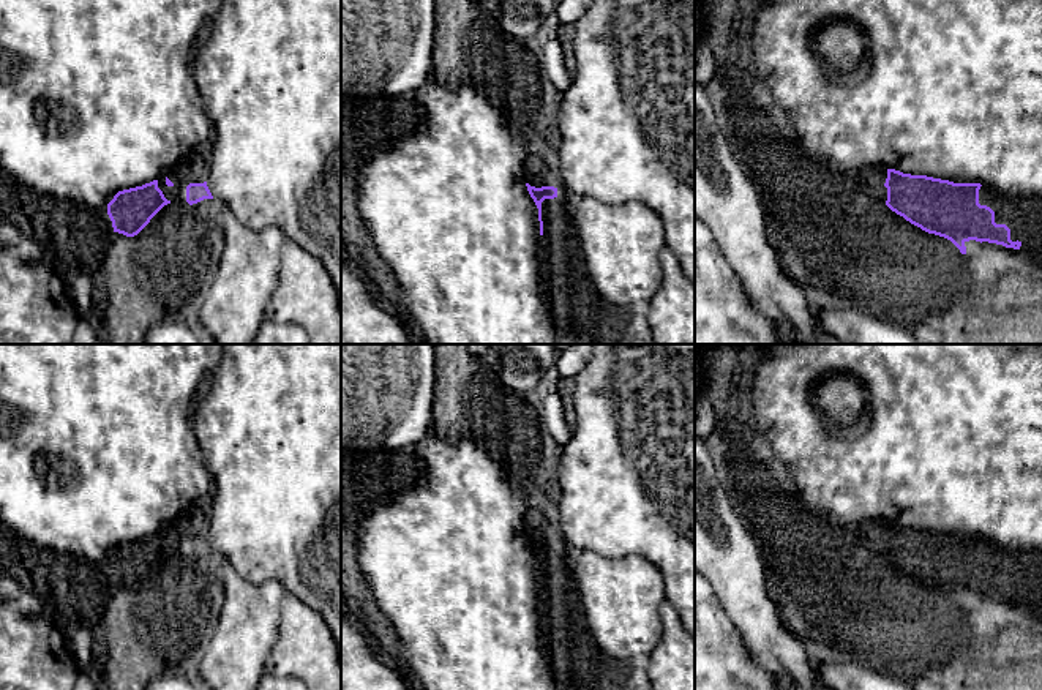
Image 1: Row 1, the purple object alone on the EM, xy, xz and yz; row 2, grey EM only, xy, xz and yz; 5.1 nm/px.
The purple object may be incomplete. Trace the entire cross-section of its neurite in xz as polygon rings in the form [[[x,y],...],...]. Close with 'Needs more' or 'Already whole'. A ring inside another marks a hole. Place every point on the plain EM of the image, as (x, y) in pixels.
[[[537,502],[526,516],[524,534],[538,562],[540,589],[543,589],[542,556],[557,551],[559,540],[554,513],[545,502]]]. Needs more

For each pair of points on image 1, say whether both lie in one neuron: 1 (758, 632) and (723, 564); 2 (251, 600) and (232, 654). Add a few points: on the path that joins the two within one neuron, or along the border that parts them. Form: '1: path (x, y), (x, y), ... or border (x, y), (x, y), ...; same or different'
1: path (753, 614), (739, 581); same
2: path (250, 613), (242, 641); same

